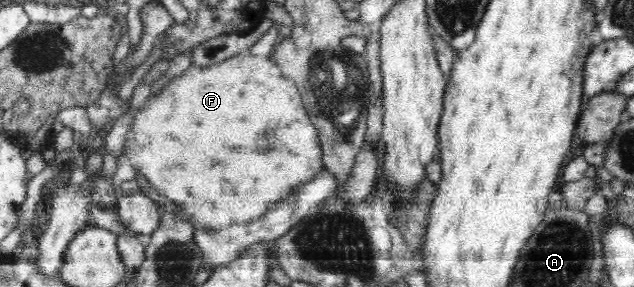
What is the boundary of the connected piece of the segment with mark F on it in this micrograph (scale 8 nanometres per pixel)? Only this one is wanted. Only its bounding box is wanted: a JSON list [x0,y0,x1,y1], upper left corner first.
[126,51,325,229]

